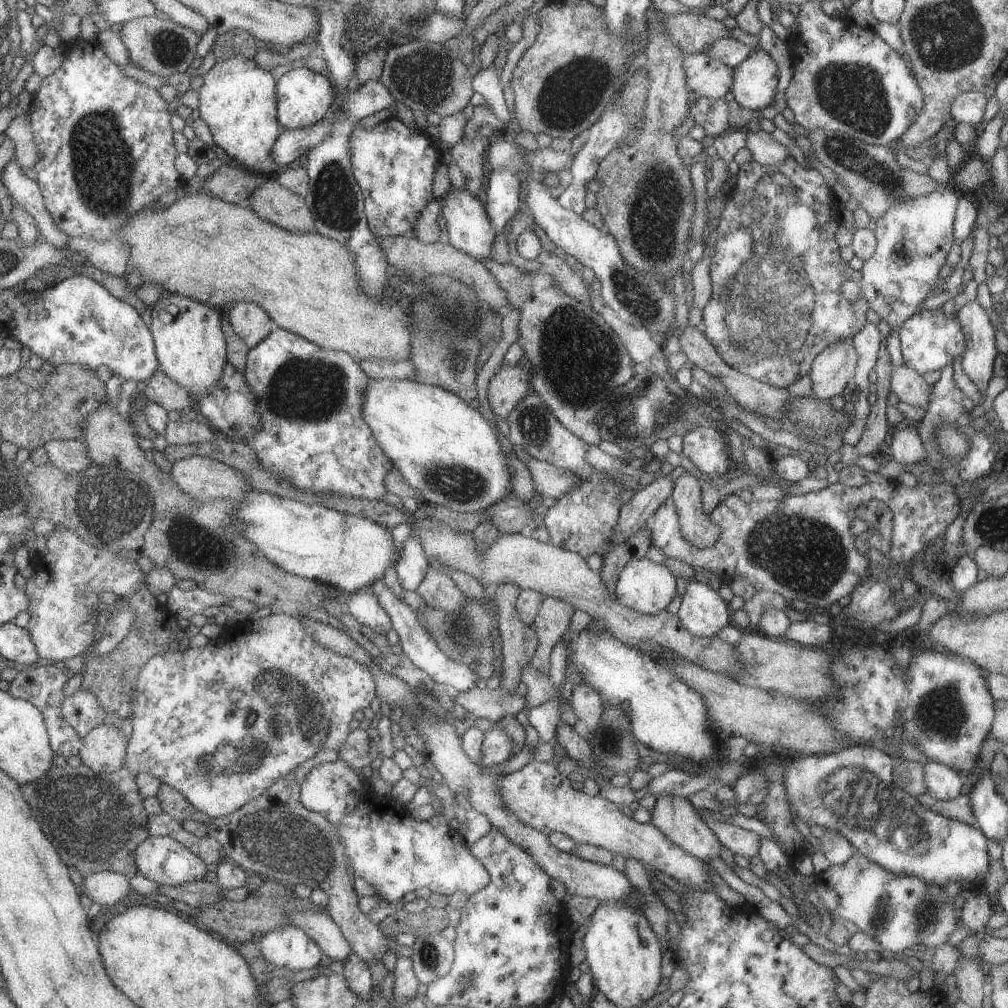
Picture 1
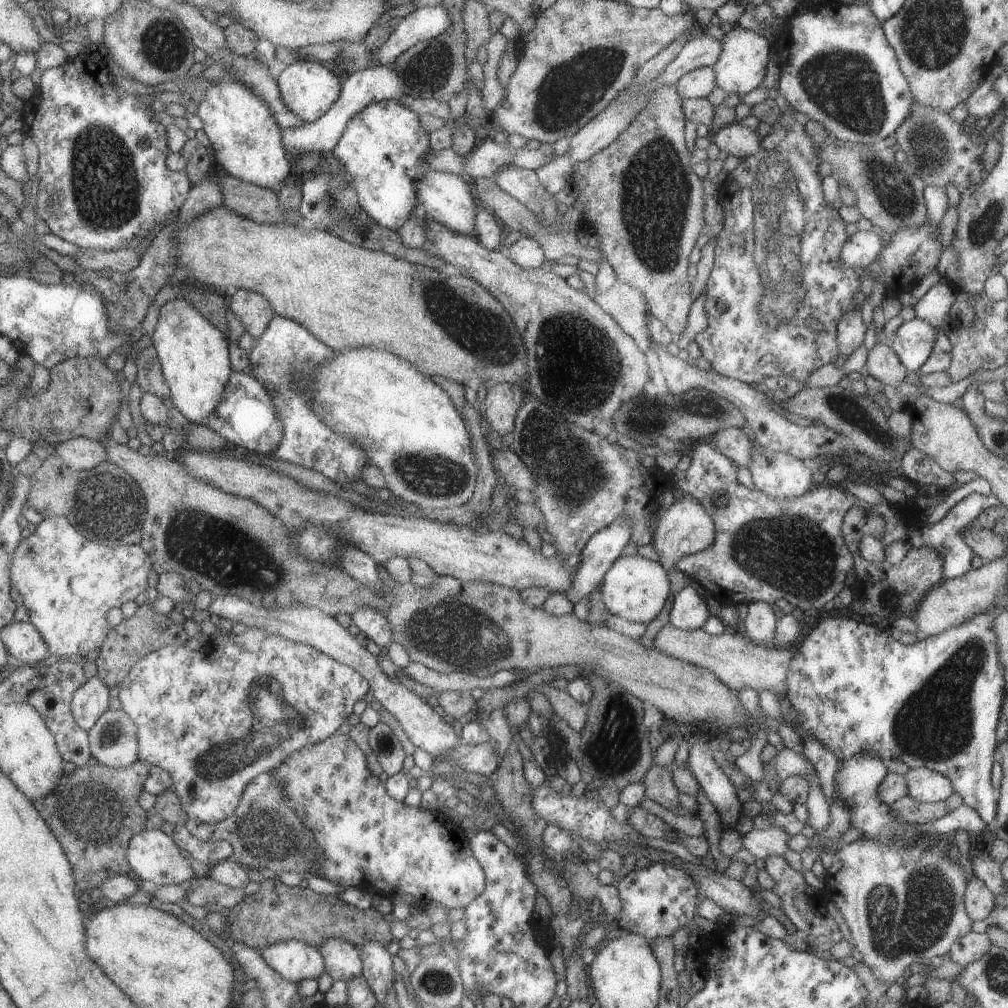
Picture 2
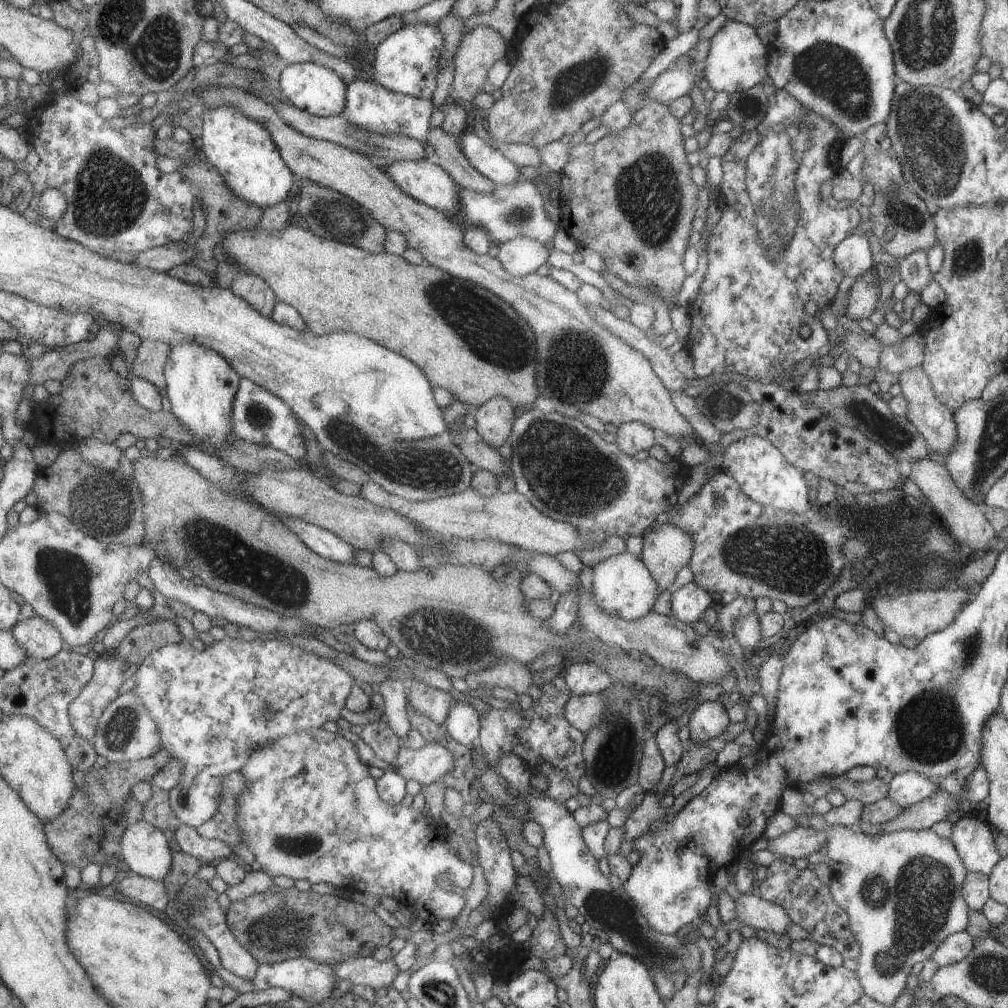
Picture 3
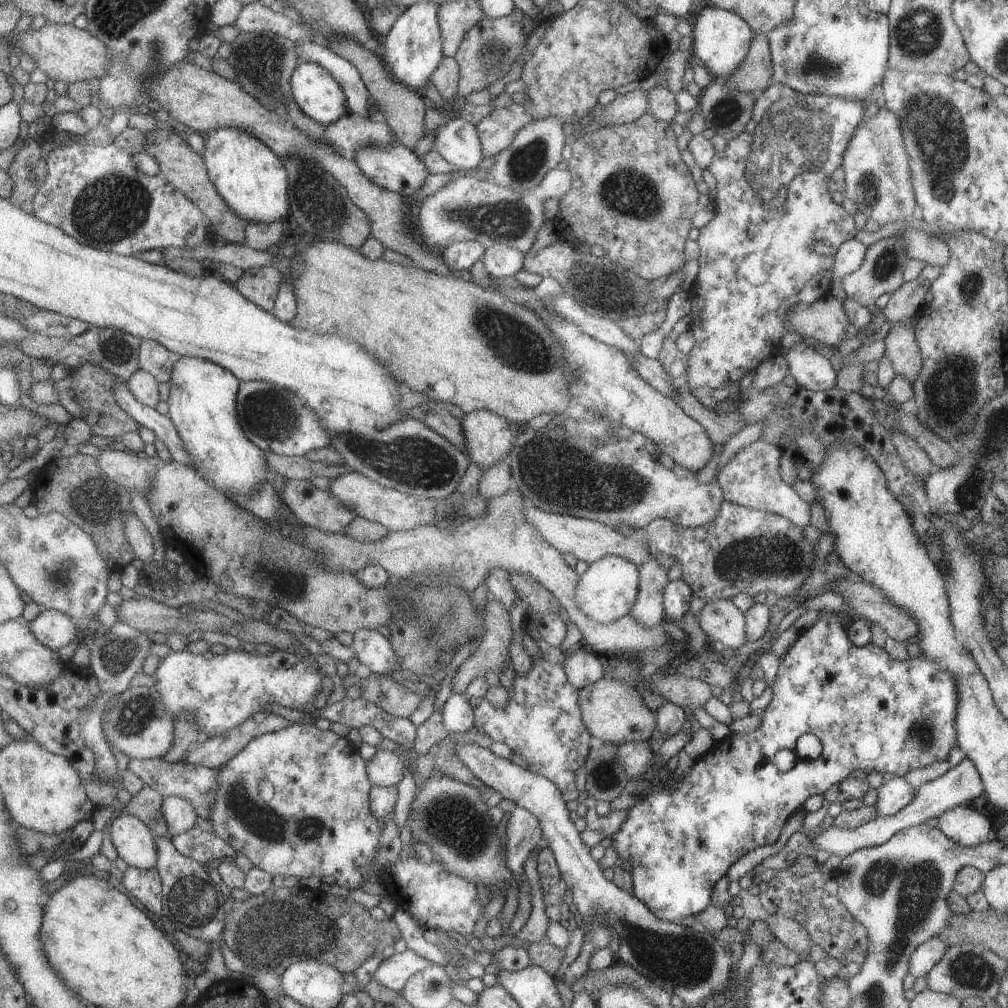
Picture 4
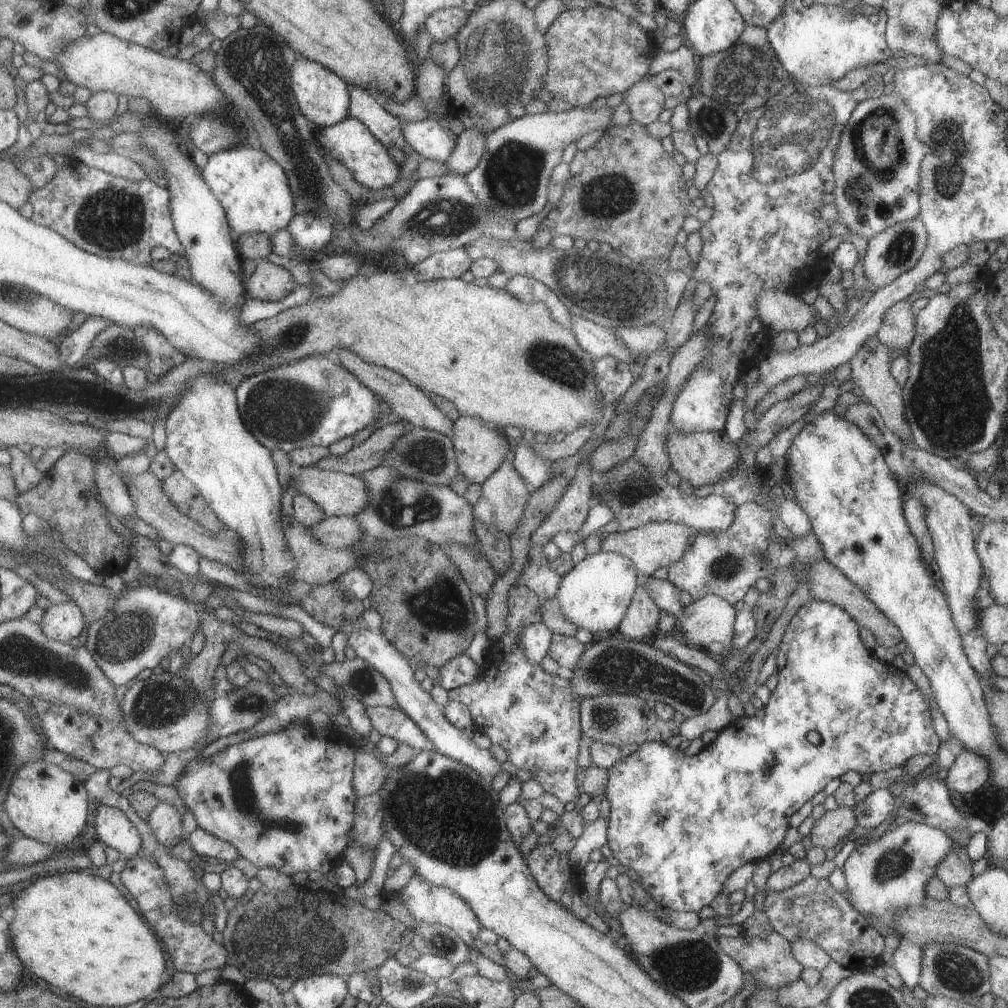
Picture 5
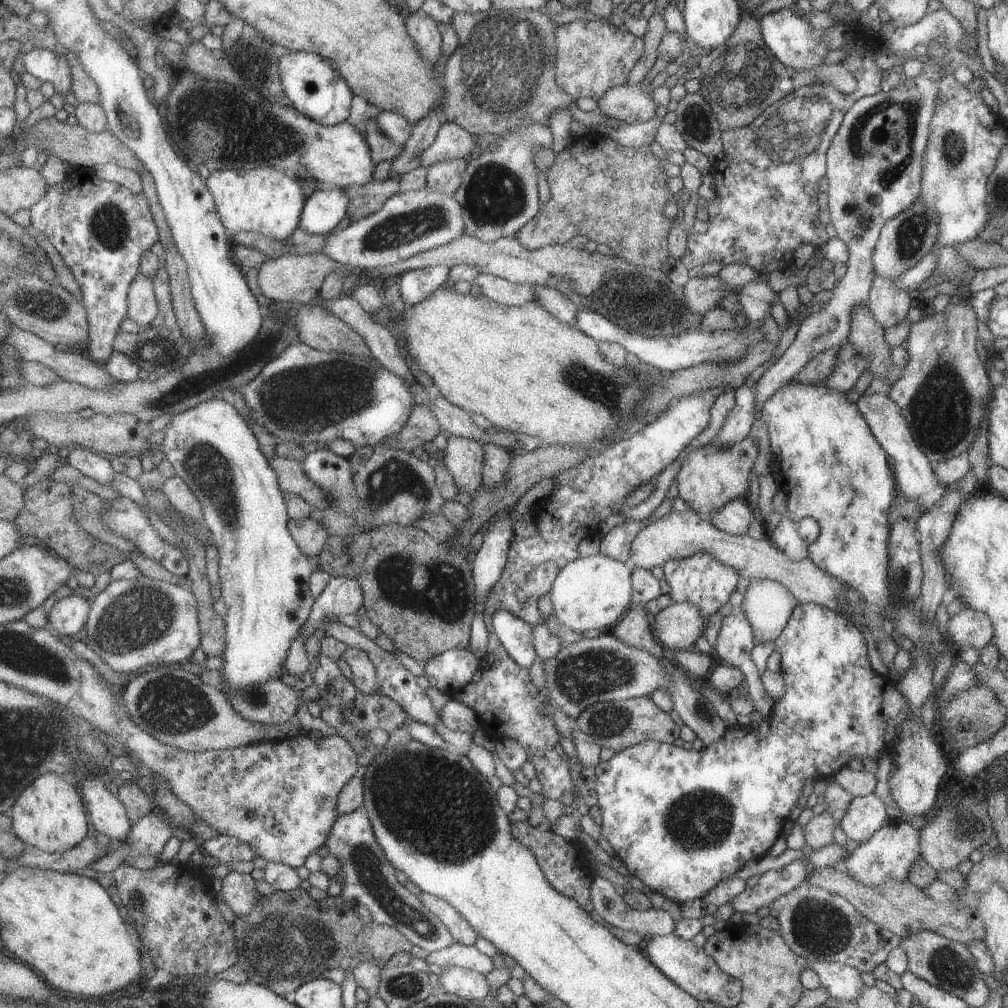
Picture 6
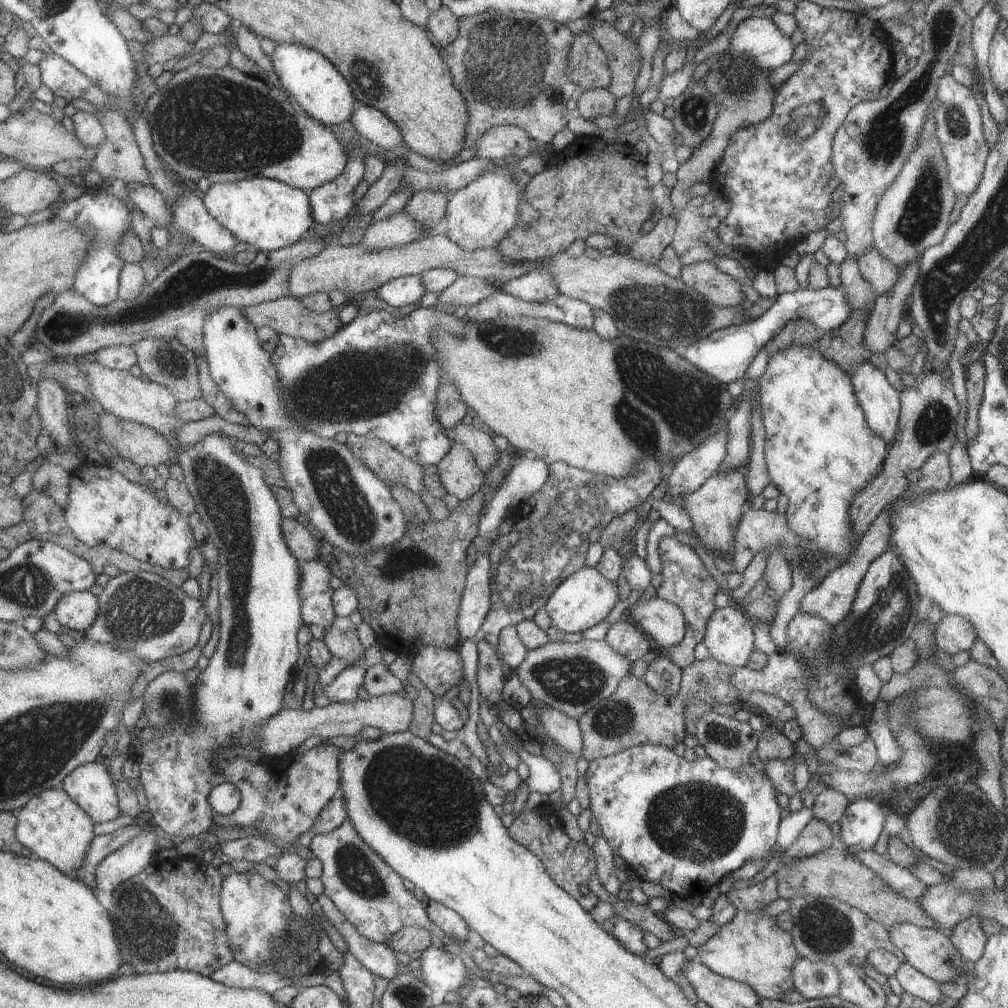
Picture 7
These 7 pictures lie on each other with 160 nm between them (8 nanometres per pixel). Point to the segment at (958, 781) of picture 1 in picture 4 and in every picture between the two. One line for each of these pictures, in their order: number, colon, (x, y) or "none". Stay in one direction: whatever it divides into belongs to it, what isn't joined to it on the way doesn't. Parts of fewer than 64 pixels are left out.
2: (925, 786)
3: (904, 789)
4: (897, 792)

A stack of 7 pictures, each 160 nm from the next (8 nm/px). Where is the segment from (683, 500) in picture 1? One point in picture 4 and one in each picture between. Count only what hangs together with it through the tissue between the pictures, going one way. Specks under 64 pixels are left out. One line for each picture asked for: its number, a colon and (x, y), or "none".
2: (684, 528)
3: (665, 549)
4: (646, 610)

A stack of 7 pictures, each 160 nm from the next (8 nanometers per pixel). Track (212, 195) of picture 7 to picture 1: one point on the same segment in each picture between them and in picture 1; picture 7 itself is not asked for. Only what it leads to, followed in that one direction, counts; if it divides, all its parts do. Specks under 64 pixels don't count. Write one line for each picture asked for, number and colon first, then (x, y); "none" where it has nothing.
1: (237, 99)
2: (245, 140)
3: (241, 150)
4: (250, 179)
5: (252, 188)
6: (265, 201)

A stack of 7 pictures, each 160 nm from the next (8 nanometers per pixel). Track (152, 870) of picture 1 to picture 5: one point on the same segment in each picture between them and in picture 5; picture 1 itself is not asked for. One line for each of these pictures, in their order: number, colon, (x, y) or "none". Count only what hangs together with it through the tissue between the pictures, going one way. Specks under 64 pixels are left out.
2: (152, 855)
3: (143, 848)
4: (132, 840)
5: (112, 827)

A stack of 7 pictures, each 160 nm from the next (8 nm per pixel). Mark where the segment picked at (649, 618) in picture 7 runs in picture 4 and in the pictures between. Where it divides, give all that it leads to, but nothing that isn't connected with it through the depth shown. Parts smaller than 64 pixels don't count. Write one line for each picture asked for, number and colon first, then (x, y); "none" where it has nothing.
4: (719, 619)
5: (709, 619)
6: (677, 626)

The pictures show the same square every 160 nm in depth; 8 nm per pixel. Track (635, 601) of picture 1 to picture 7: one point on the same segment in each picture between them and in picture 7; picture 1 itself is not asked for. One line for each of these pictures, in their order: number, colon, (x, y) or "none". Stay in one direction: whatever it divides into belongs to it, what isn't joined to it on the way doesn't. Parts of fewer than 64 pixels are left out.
2: (634, 588)
3: (621, 585)
4: (605, 590)
5: (594, 594)
6: (589, 592)
7: (584, 598)

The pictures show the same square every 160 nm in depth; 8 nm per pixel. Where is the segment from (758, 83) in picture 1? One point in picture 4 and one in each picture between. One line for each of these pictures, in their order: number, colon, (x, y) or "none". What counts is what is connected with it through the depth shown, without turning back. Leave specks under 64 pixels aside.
2: (742, 65)
3: (736, 60)
4: (720, 38)

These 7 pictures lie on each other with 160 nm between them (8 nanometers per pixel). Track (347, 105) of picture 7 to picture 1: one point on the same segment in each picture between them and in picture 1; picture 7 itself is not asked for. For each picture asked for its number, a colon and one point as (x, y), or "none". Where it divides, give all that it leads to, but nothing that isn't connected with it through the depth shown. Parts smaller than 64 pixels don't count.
1: (302, 96)
2: (308, 89)
3: (315, 89)
4: (317, 94)
5: (322, 97)
6: (311, 85)

